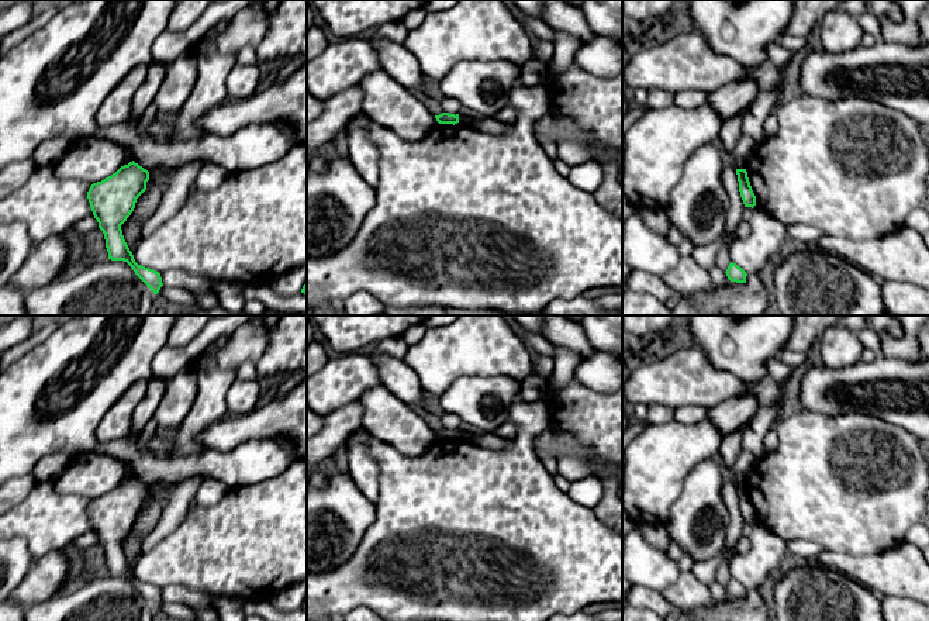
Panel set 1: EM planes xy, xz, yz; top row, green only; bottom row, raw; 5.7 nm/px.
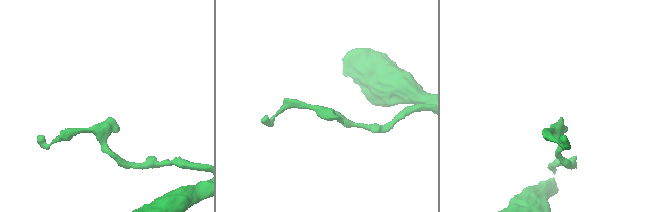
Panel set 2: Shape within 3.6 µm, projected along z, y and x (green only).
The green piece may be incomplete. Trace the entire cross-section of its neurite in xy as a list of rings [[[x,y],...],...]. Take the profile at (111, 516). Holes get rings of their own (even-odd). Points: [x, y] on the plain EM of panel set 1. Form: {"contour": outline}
{"contour": [[[132,476],[104,496],[93,498],[87,514],[104,549],[108,575],[127,577],[153,610],[158,610],[163,601],[160,589],[135,577],[121,545],[134,527],[137,514],[146,506],[148,496],[149,487]]]}

